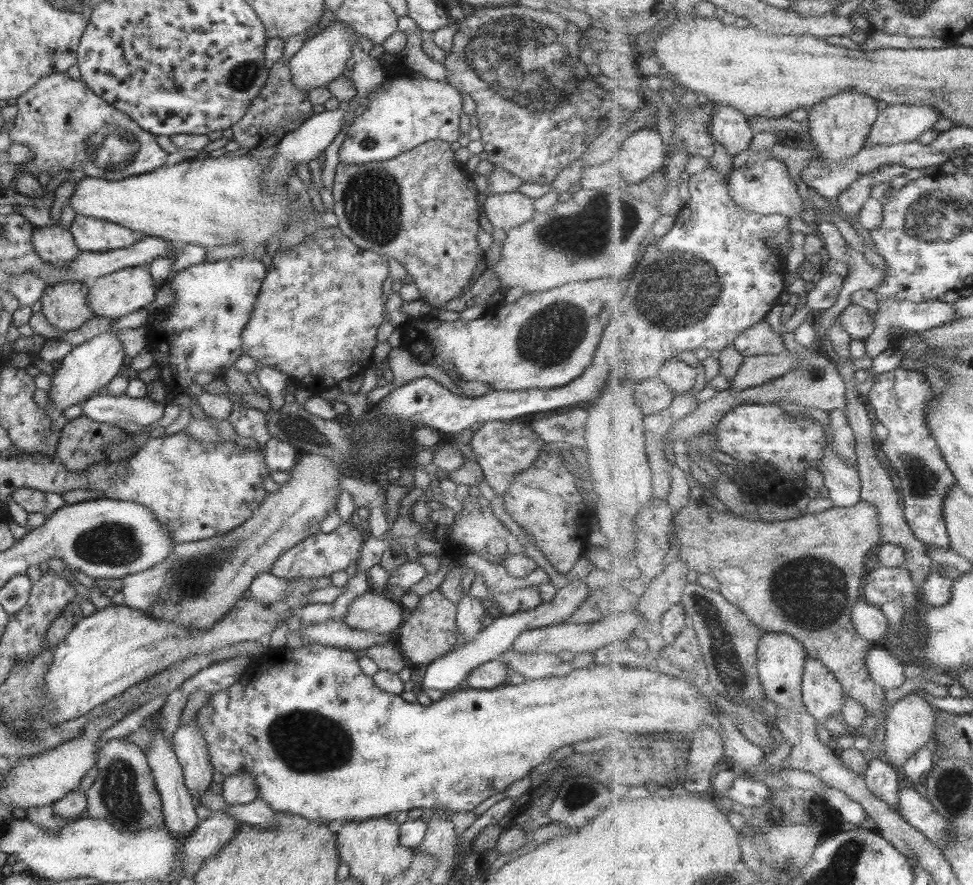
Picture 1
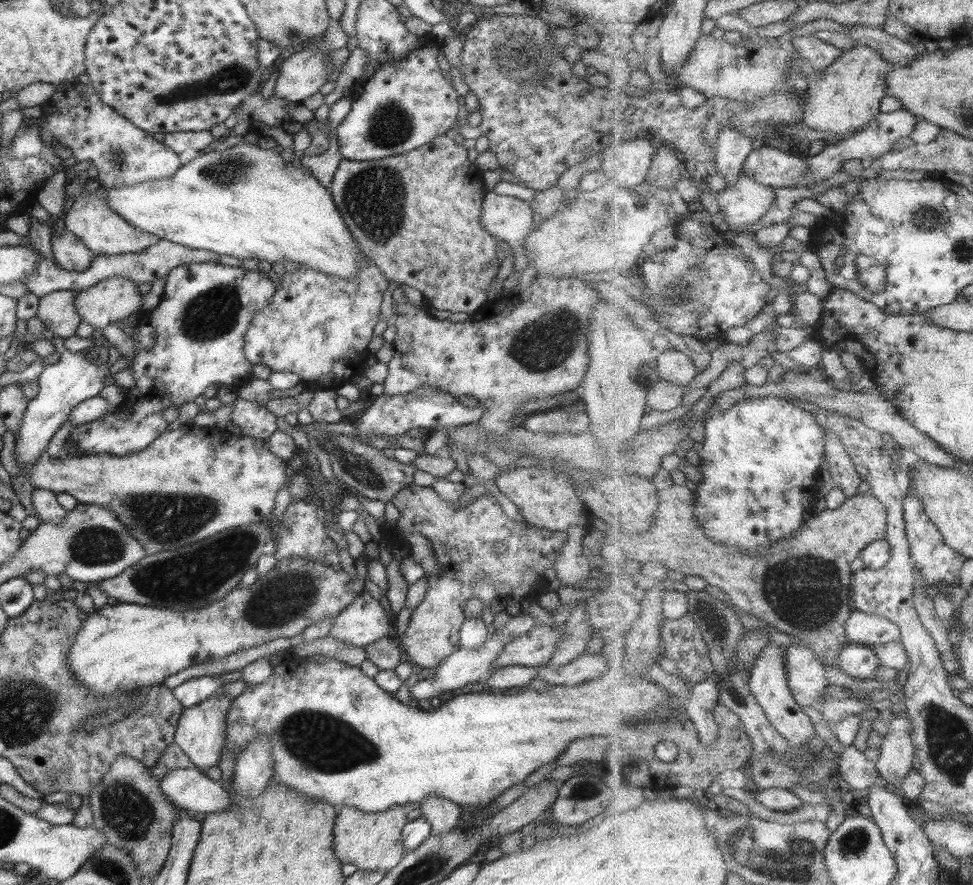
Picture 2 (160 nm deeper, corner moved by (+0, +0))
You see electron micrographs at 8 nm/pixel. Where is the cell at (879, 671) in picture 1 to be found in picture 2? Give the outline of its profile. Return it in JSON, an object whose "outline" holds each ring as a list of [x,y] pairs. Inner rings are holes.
{"outline":[[[849,644],[838,654],[838,664],[847,675],[863,679],[869,683],[874,680],[882,662],[872,646]]]}

